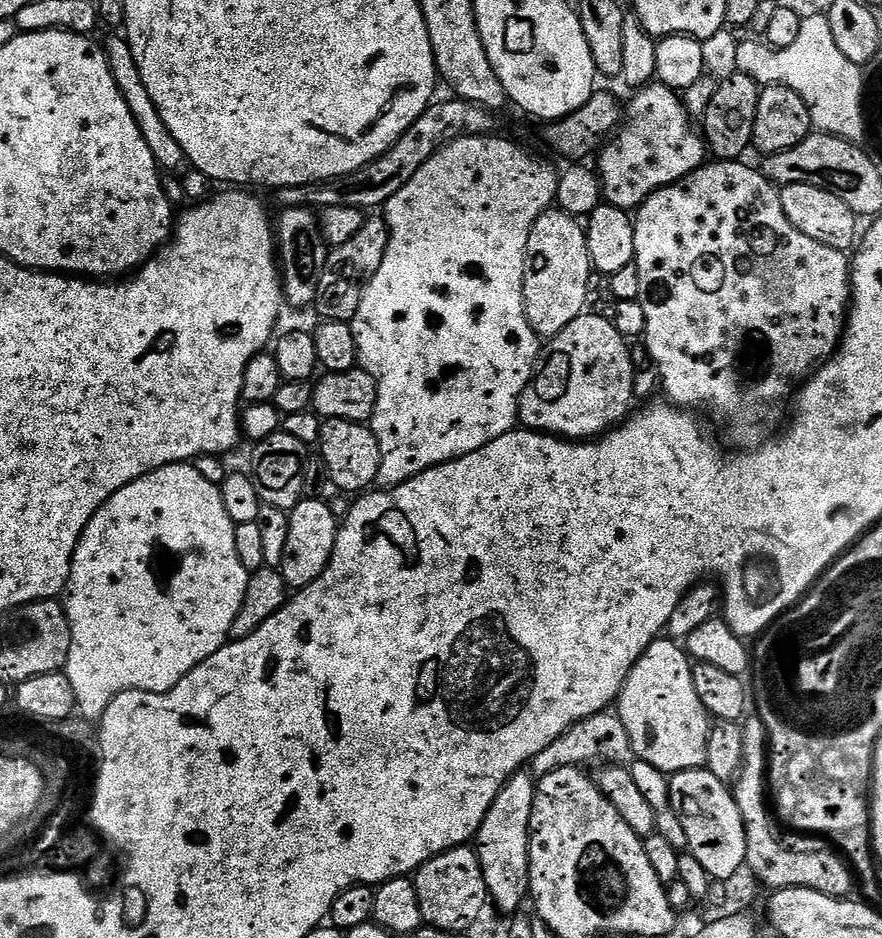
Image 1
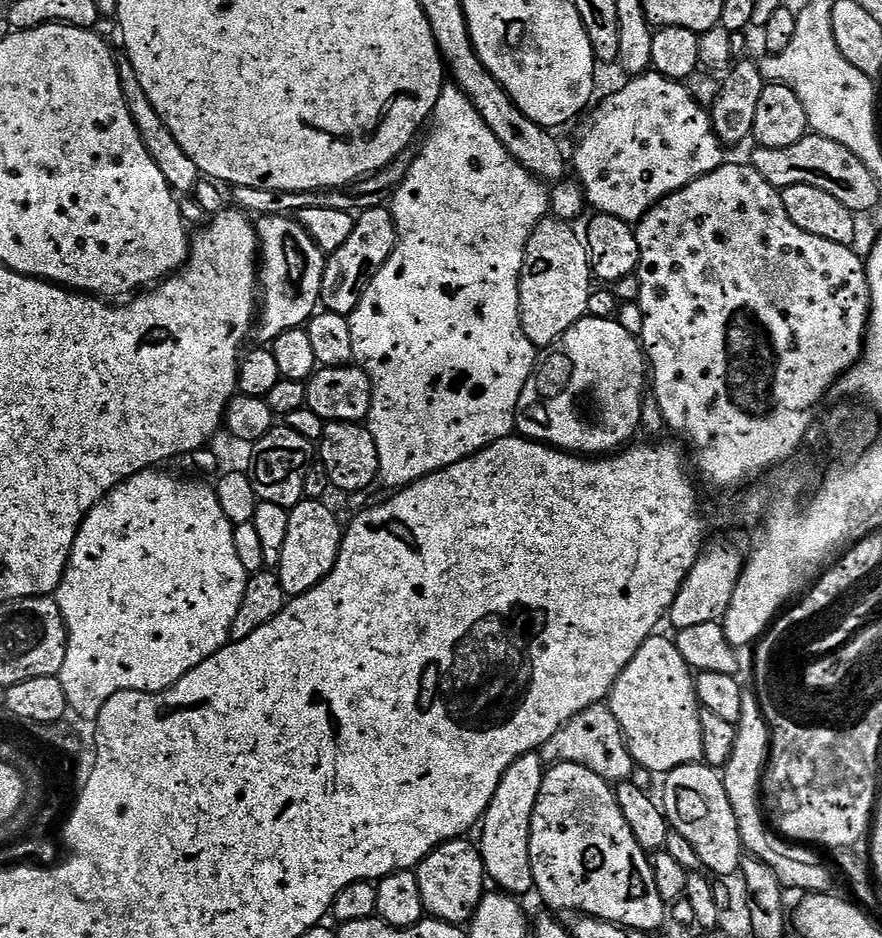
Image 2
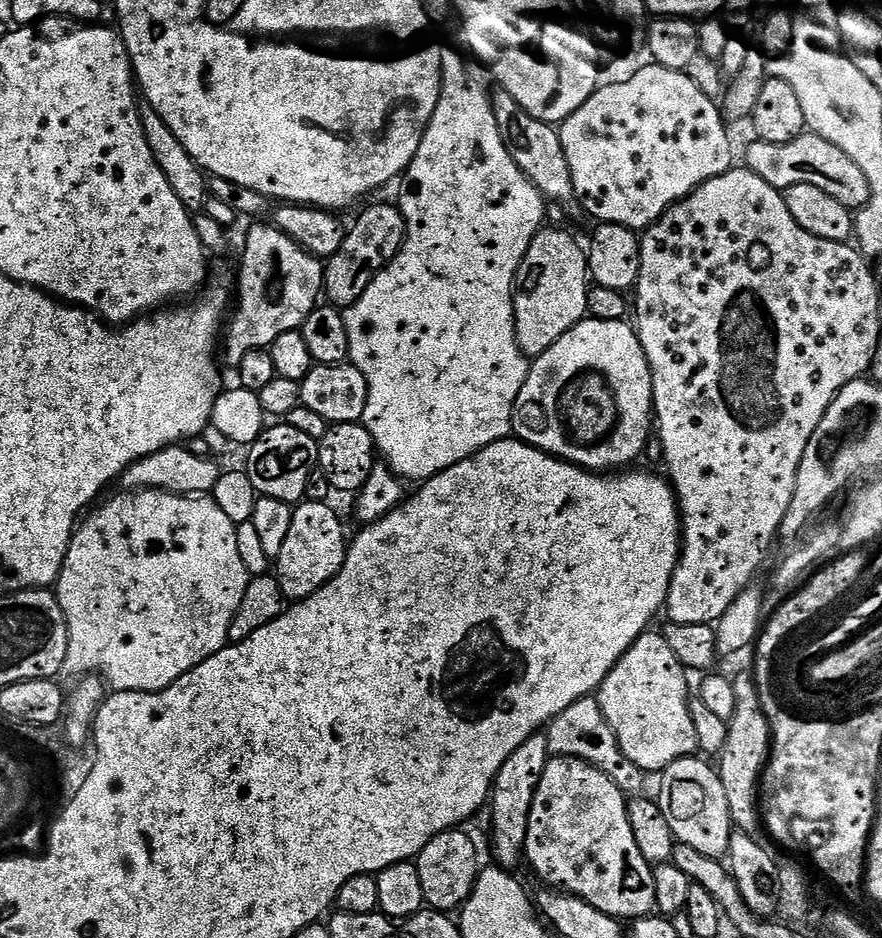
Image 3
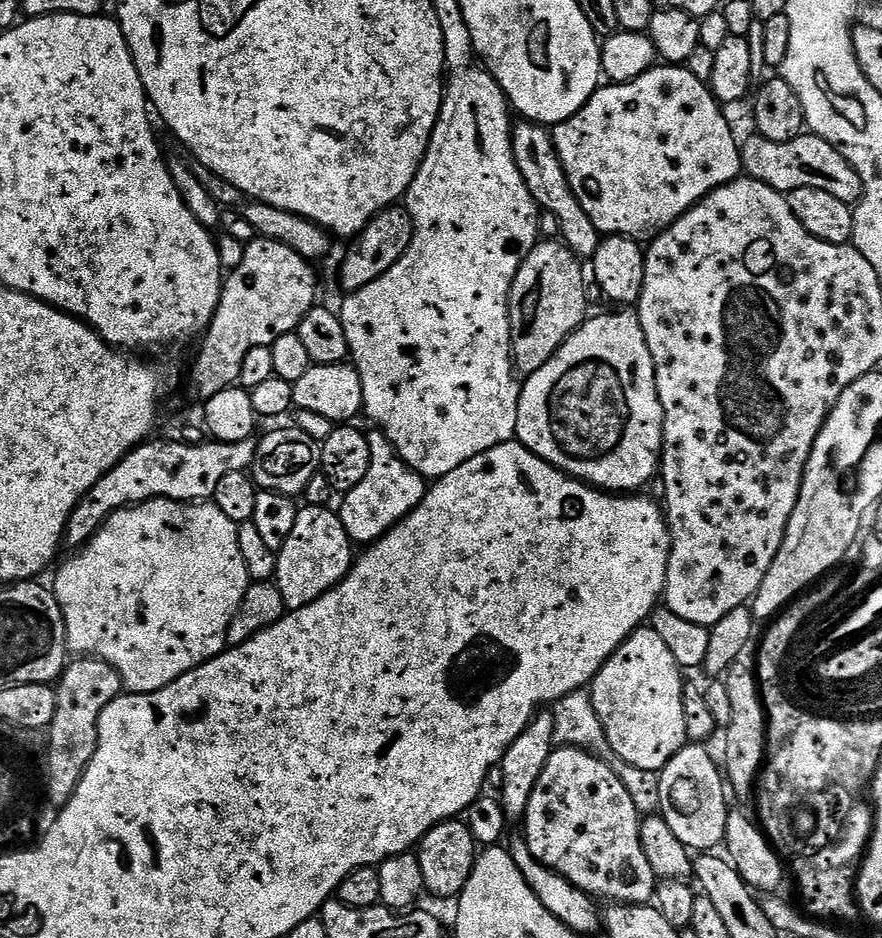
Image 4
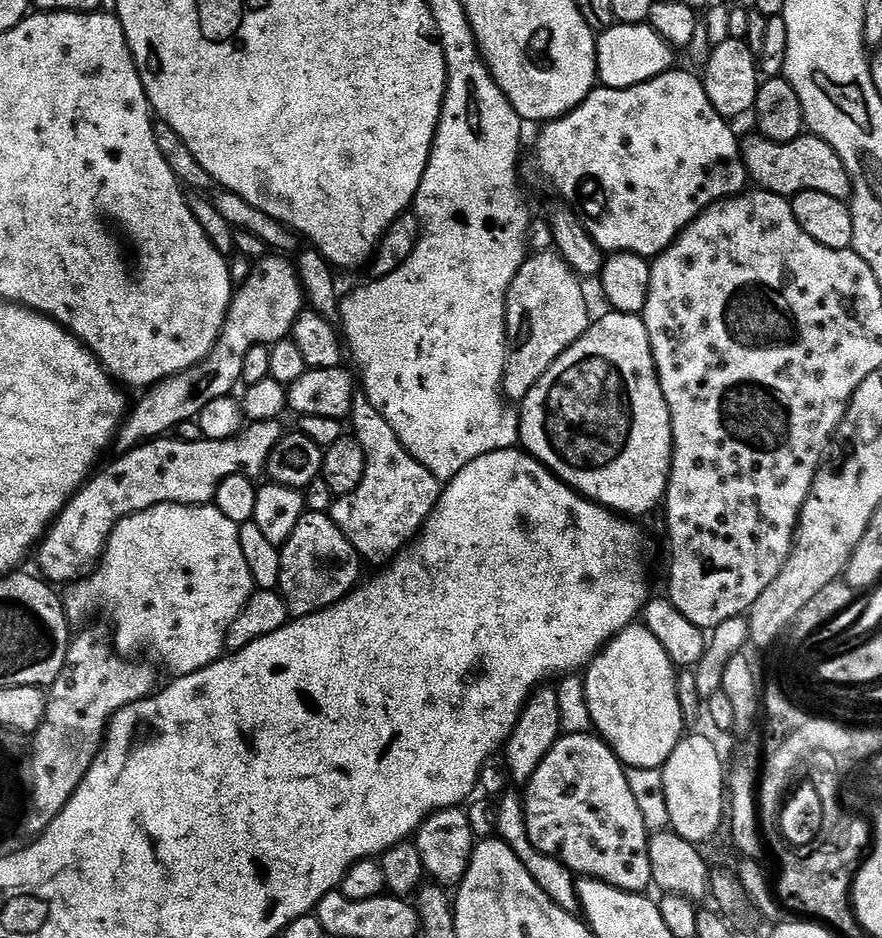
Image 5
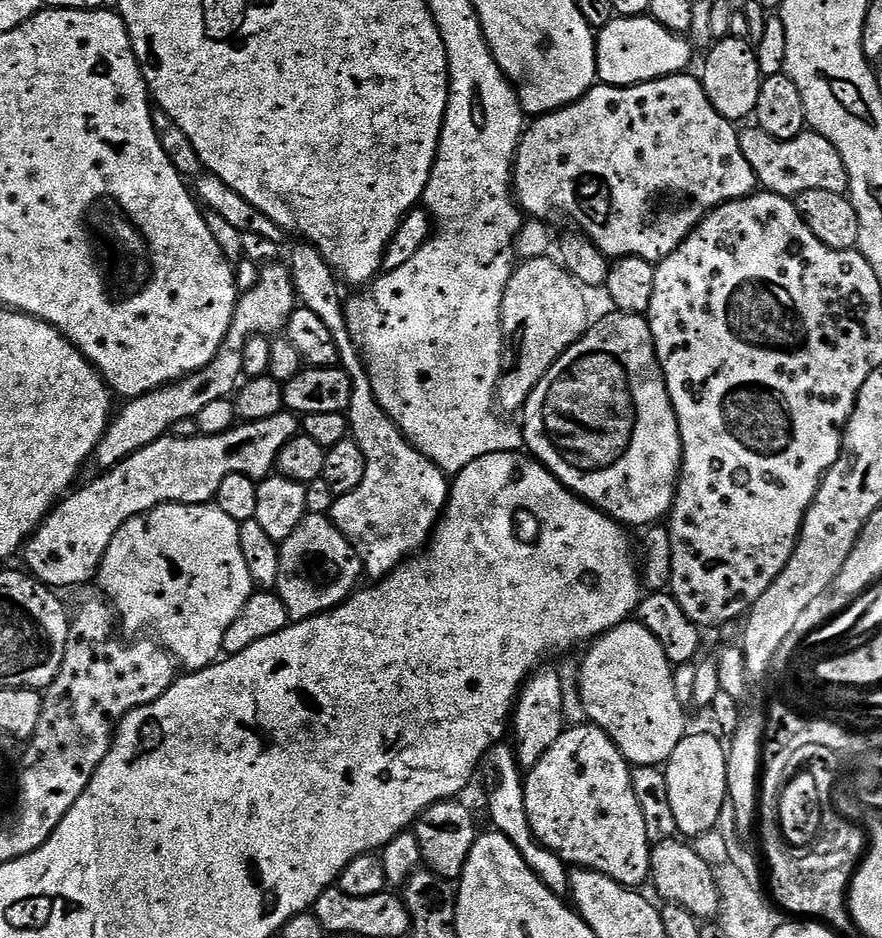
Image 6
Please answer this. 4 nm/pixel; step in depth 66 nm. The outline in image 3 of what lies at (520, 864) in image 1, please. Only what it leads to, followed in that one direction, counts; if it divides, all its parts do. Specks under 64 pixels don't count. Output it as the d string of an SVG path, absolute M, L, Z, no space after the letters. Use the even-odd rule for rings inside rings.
M537 734L526 738L526 742L522 742L522 746L518 746L518 750L502 762L502 770L498 770L490 796L492 852L496 855L495 863L503 869L516 870L525 859L524 843L526 830L530 826L530 806L534 806L534 794L538 790L538 782L542 782L549 759L547 738L544 734Z

